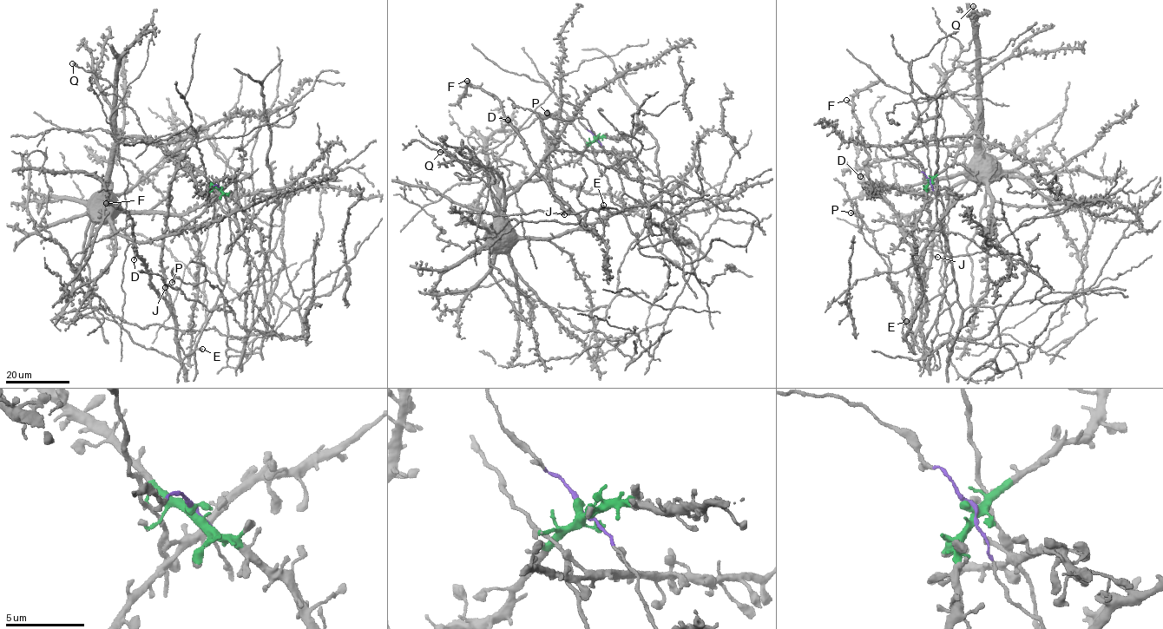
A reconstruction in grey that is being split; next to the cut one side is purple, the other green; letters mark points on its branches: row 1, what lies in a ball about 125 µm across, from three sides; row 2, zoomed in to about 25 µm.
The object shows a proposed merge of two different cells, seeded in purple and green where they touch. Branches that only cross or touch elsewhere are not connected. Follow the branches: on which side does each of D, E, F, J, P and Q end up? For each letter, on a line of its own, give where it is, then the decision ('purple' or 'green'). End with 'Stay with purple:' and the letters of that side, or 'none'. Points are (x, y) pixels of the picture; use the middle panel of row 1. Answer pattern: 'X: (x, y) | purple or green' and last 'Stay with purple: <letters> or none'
D: (508, 120) | purple
E: (603, 205) | purple
F: (467, 81) | purple
J: (564, 214) | purple
P: (547, 113) | purple
Q: (440, 152) | purple
Stay with purple: D, E, F, J, P, Q

